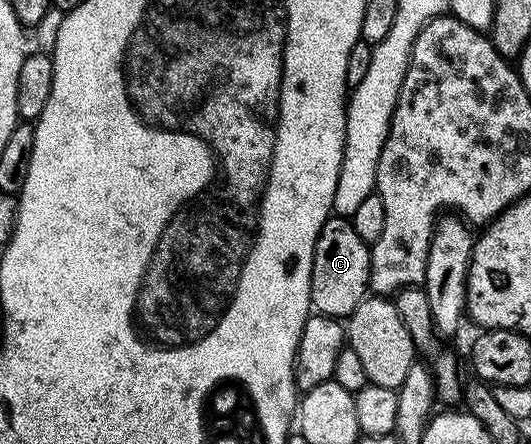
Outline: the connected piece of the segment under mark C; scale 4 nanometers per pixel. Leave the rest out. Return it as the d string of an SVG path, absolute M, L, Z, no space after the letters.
M330 217L323 225L313 250L311 265L311 293L309 302L318 315L332 315L344 320L370 294L369 253L370 244L355 233L352 222L345 217Z

